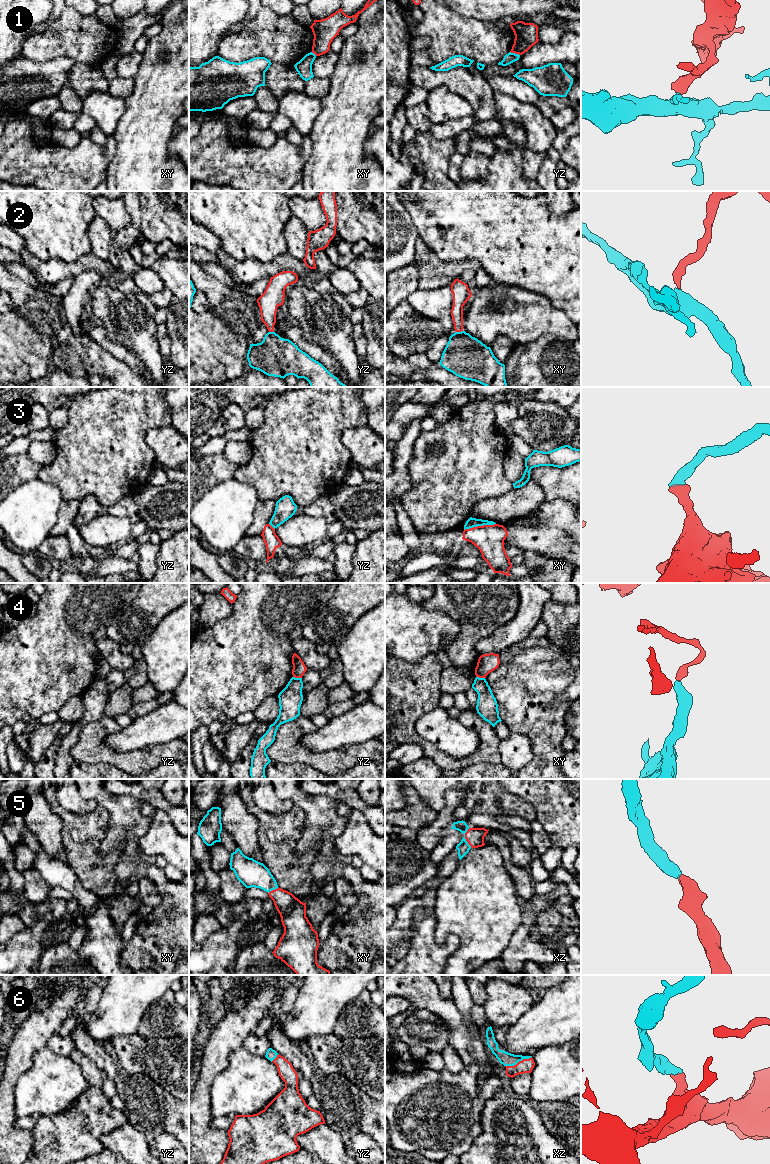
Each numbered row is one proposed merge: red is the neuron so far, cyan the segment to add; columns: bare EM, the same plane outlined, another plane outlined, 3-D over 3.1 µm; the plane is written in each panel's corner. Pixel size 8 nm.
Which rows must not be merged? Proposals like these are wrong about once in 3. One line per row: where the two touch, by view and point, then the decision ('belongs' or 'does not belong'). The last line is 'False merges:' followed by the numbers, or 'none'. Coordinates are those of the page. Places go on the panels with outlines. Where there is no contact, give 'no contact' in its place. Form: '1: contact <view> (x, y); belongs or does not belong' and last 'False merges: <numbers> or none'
1: contact yz (515, 53); does not belong
2: contact xy (458, 331); does not belong
3: contact xy (479, 526); belongs
4: contact yz (297, 677); does not belong
5: contact xz (465, 838); belongs
6: contact xz (519, 1061); belongs
False merges: 1, 2, 4

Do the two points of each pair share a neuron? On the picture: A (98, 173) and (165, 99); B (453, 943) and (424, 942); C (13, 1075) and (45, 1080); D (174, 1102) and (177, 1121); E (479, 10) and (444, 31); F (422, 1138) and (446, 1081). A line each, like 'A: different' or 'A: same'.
A: different
B: same
C: different
D: same
E: different
F: same

